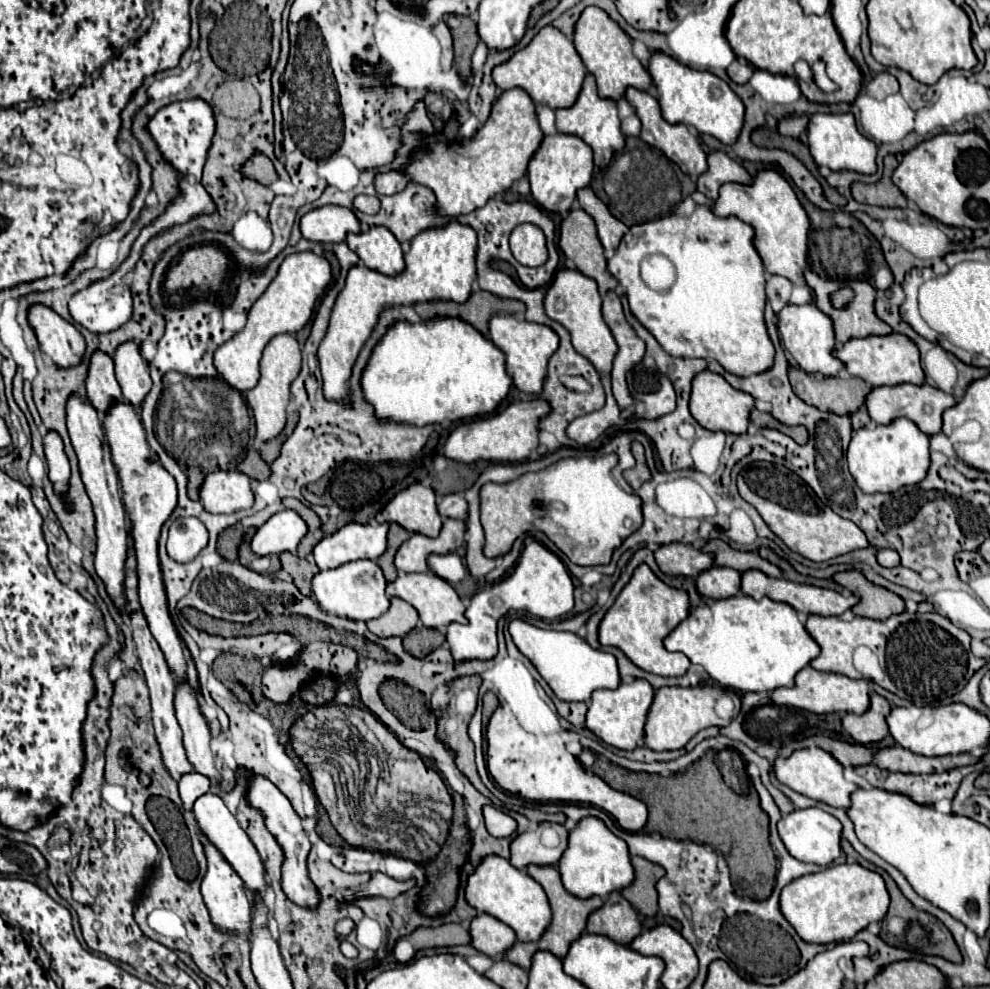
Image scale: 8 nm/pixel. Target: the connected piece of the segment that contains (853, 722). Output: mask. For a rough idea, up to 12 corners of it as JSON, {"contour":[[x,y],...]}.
{"contour":[[871,693],[863,715],[847,713],[843,729],[861,745],[889,735],[891,705]]}

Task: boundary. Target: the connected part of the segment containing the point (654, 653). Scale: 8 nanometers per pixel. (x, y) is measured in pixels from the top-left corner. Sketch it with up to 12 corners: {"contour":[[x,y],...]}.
{"contour":[[641,563],[605,613],[601,645],[643,671],[691,663],[663,639],[689,615],[687,591]]}

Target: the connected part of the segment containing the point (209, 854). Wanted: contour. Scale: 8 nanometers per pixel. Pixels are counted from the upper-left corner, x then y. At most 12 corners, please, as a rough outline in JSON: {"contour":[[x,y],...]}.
{"contour":[[205,845],[201,895],[221,931],[251,935],[251,903],[237,871]]}

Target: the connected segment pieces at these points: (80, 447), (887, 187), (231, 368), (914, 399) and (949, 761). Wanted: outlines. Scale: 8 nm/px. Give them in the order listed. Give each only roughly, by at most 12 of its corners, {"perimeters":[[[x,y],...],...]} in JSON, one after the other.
{"perimeters":[[[77,395],[67,429],[93,501],[95,569],[125,613],[121,481],[97,411]],[[887,161],[883,179],[875,185],[855,183],[855,201],[879,207],[907,207],[891,181]],[[285,257],[245,329],[215,351],[237,391],[259,381],[265,345],[297,333],[325,293],[331,265]],[[931,385],[875,387],[865,407],[875,423],[907,417],[941,433],[957,399]],[[899,745],[875,763],[893,773],[941,773],[971,765],[969,755],[923,757]]]}

